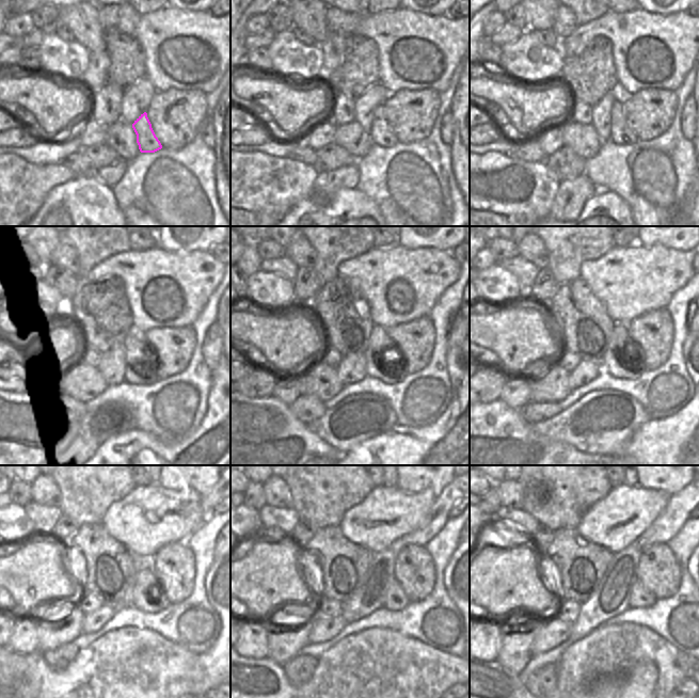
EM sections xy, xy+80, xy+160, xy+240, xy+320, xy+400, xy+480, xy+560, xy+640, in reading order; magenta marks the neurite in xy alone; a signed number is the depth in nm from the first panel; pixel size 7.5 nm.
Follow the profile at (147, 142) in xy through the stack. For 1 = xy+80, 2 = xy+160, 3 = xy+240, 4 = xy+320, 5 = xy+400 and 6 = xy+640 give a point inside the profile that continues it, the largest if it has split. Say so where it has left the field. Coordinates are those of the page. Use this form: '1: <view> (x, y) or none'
1: xy+80 (381, 136)
2: xy+160 (620, 133)
3: xy+240 (141, 369)
4: xy+320 (379, 364)
5: xy+400 (630, 366)
6: xy+640 (639, 597)

